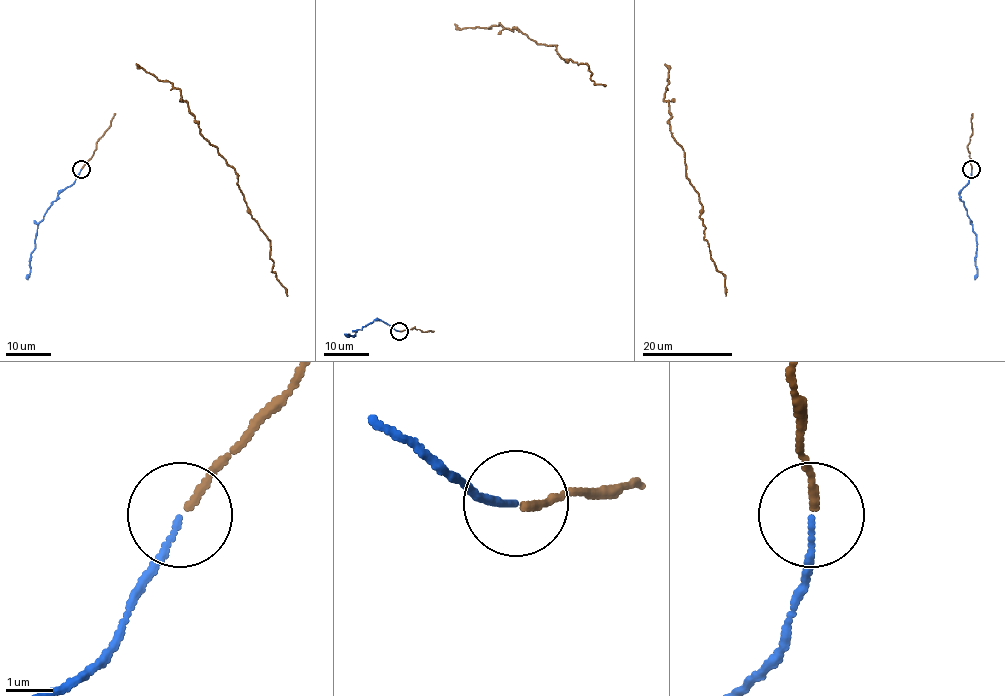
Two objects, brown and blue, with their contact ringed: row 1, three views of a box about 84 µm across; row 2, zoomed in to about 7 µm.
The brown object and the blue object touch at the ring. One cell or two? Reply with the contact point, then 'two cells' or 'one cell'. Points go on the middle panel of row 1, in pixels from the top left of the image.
at (399, 331); one cell

